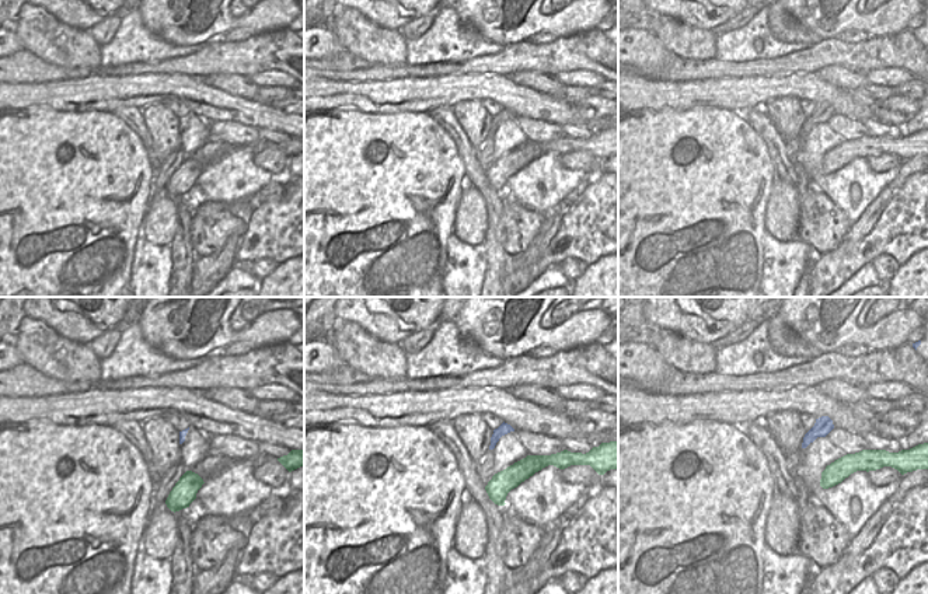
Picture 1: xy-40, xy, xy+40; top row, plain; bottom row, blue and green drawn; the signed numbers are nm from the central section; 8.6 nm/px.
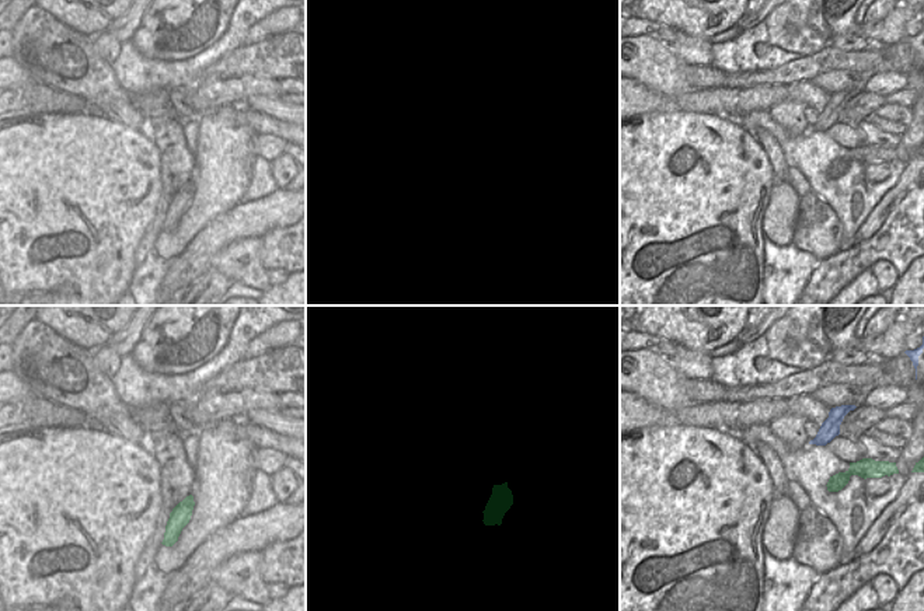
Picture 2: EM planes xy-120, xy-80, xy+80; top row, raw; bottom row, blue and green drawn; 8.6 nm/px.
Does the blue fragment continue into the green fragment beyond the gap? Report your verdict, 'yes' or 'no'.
no

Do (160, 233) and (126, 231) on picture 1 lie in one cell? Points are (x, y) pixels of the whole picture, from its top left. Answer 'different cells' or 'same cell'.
different cells

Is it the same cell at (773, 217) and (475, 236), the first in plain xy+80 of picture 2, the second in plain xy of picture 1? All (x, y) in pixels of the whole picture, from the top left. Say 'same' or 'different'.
same

